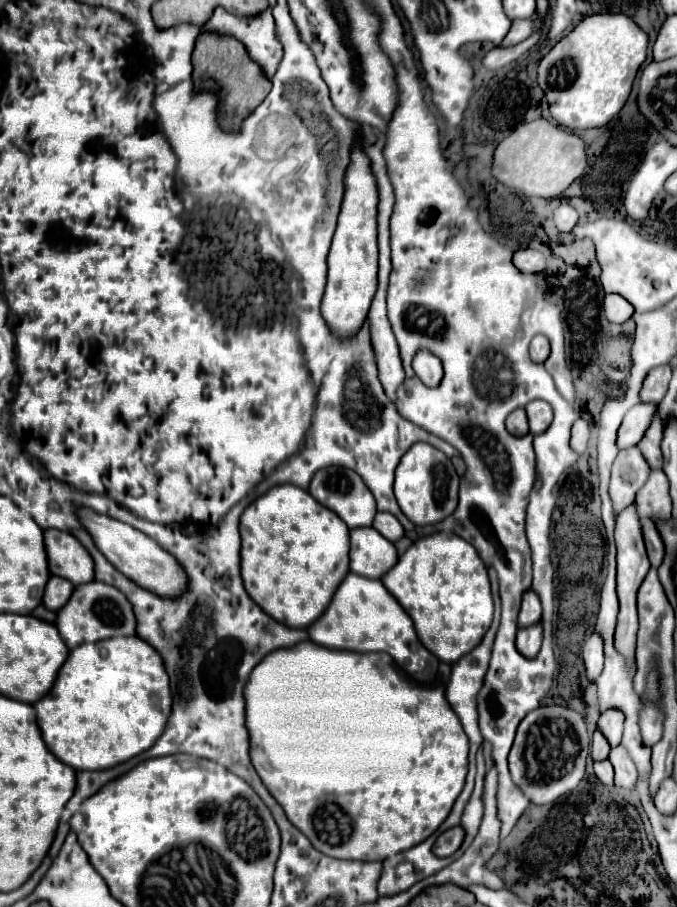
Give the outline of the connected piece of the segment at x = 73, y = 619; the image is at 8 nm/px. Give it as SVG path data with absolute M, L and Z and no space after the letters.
M90 581L90 583L78 585L70 601L58 611L56 629L60 637L64 639L64 643L68 645L68 649L74 649L88 641L94 643L94 641L102 641L110 637L120 637L120 635L136 635L136 619L126 595L122 595L112 585Z

